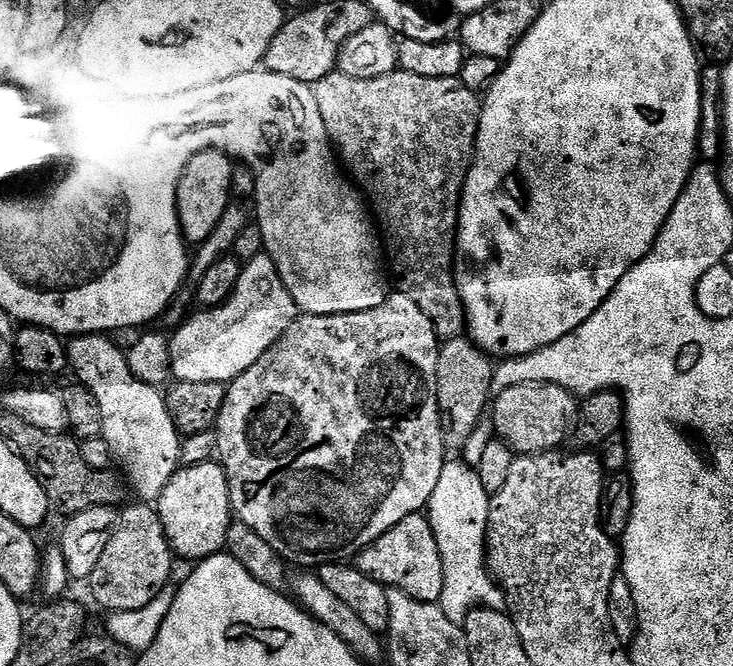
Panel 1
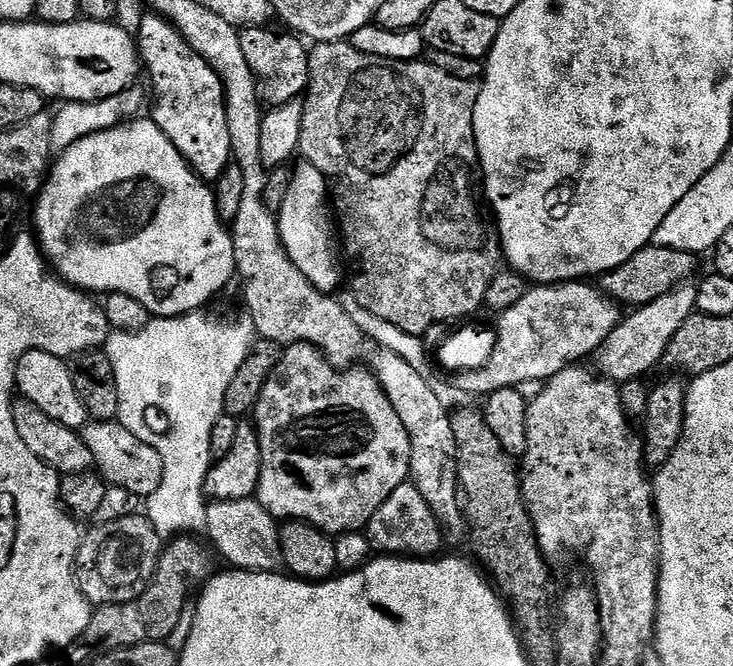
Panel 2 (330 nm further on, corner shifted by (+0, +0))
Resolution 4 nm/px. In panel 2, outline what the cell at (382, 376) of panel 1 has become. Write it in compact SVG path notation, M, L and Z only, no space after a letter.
M290 344L281 351L278 366L274 366L274 374L262 386L262 394L258 398L254 409L254 423L256 433L260 439L260 485L256 487L255 499L260 501L270 515L280 522L303 520L305 524L311 524L319 528L325 534L339 534L341 532L358 532L367 529L370 518L374 518L374 510L398 490L410 476L410 438L406 426L402 426L402 418L398 418L398 410L390 406L390 398L382 390L378 378L367 367L353 366L351 368L336 368L322 353L312 344Z

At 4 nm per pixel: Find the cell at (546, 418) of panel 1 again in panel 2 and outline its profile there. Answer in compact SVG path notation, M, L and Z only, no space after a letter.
M692 282L679 284L677 288L670 290L670 294L662 294L662 298L654 298L654 302L641 304L629 312L632 313L629 316L627 313L621 319L620 325L608 335L606 342L600 345L594 356L597 364L595 367L598 369L599 375L606 380L611 380L617 386L647 377L647 372L654 371L656 364L658 368L670 346L670 338L674 338L674 334L678 334L678 330L682 330L682 322L686 322L686 318L690 318L696 312L696 284Z

